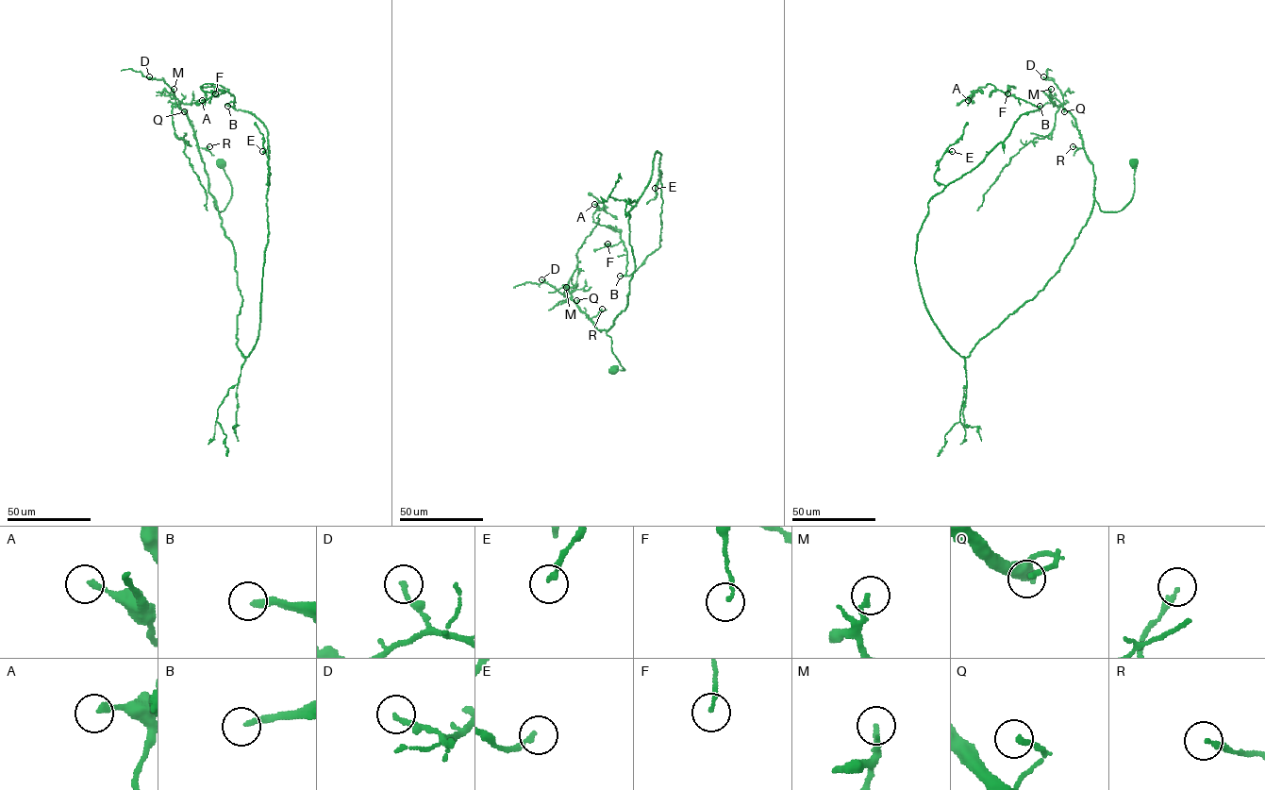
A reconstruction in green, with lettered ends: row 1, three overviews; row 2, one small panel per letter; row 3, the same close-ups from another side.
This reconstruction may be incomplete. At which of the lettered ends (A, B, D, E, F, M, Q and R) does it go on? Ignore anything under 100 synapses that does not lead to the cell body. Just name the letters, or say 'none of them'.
B

